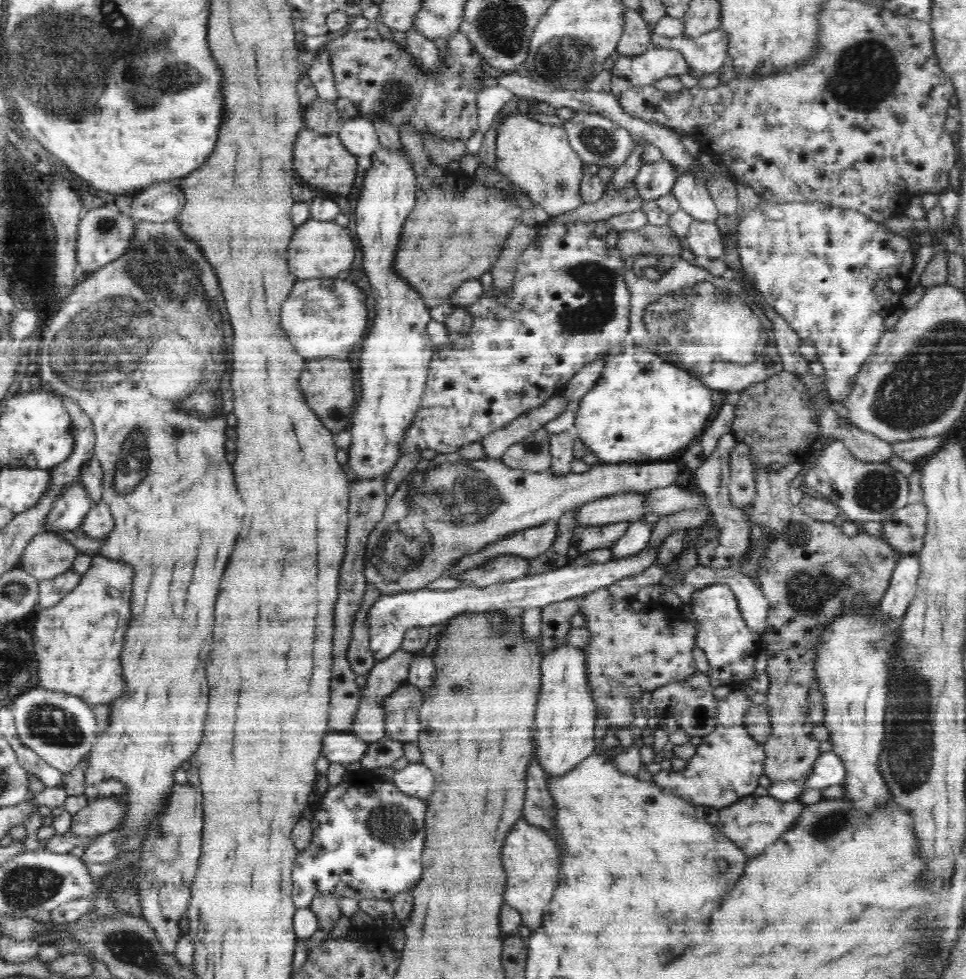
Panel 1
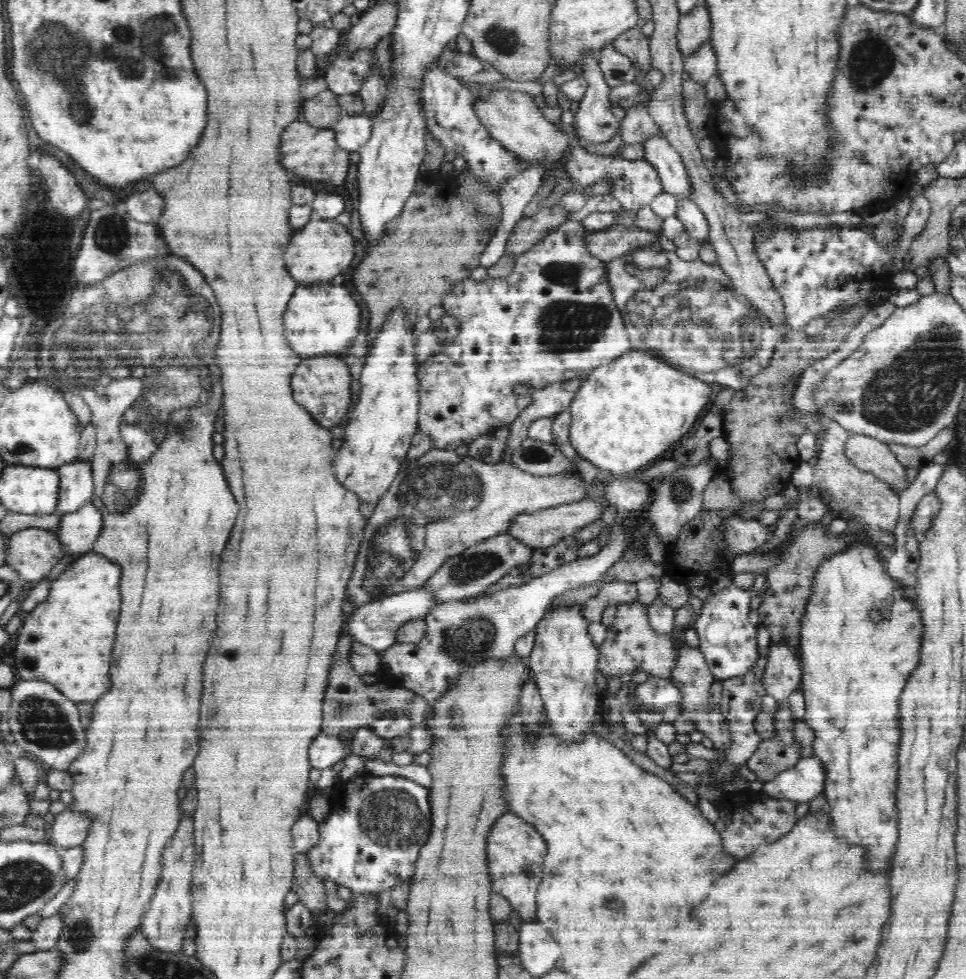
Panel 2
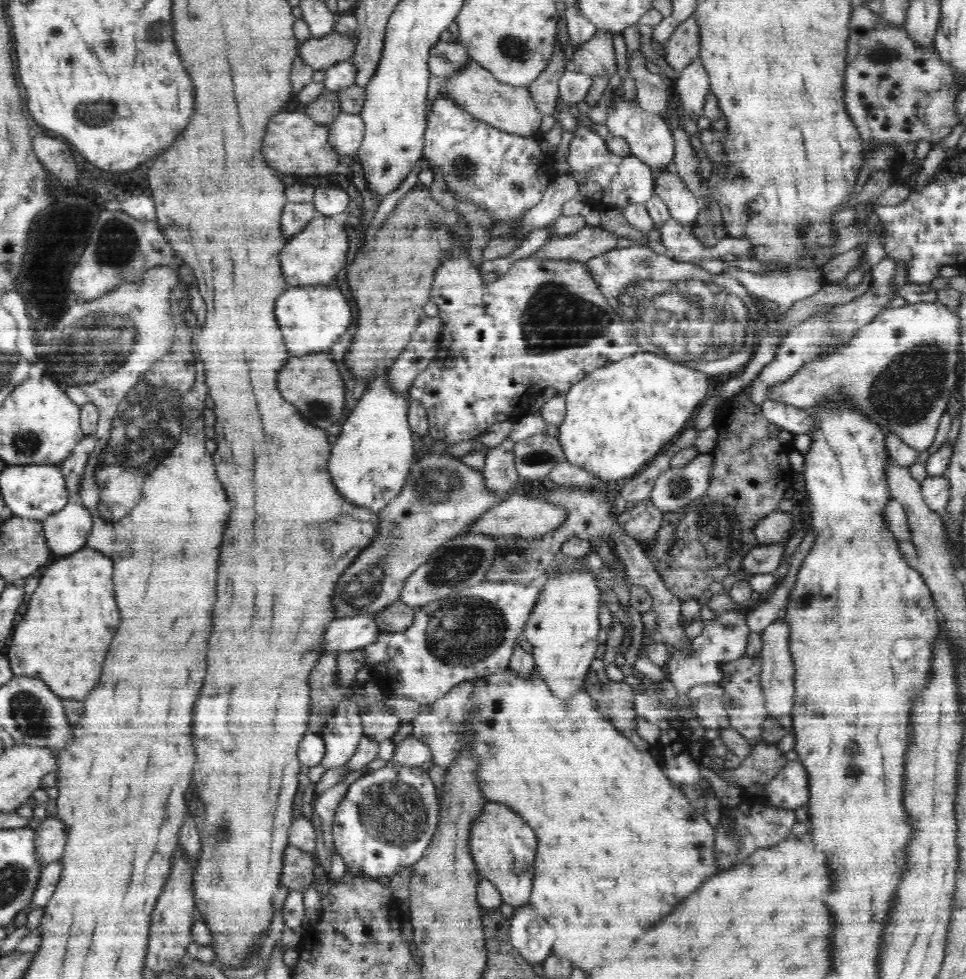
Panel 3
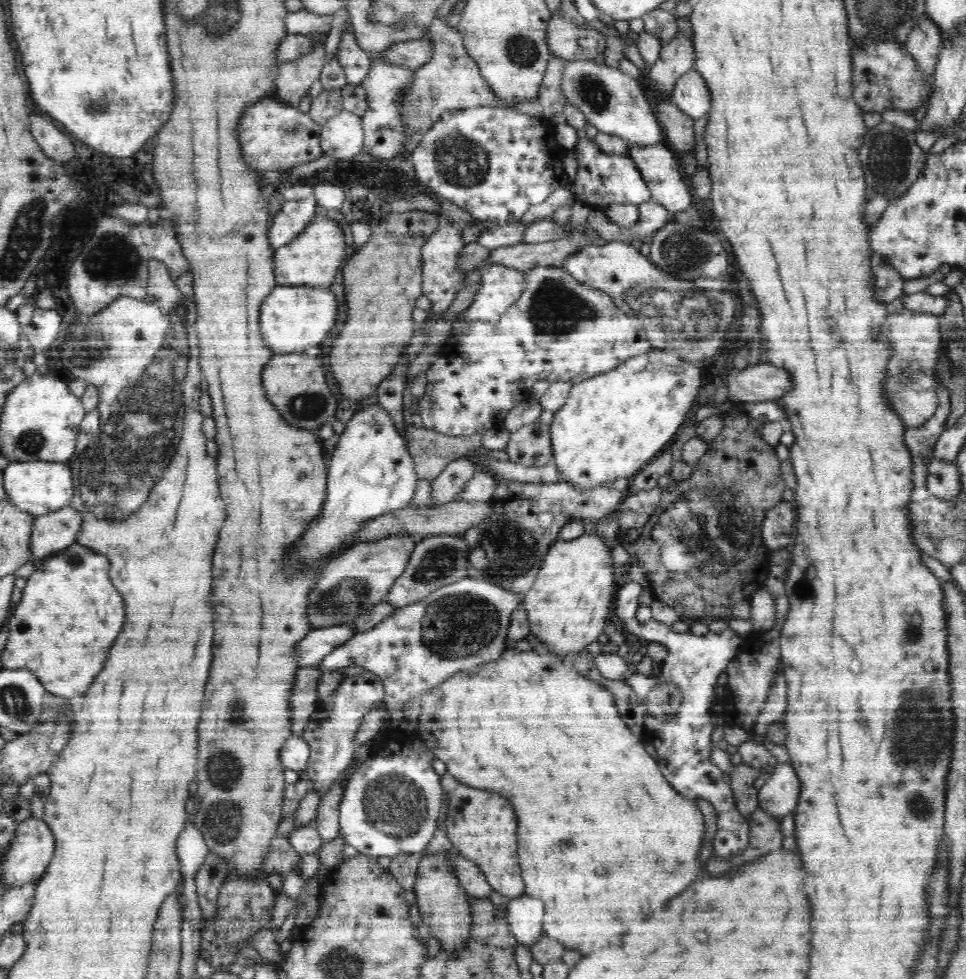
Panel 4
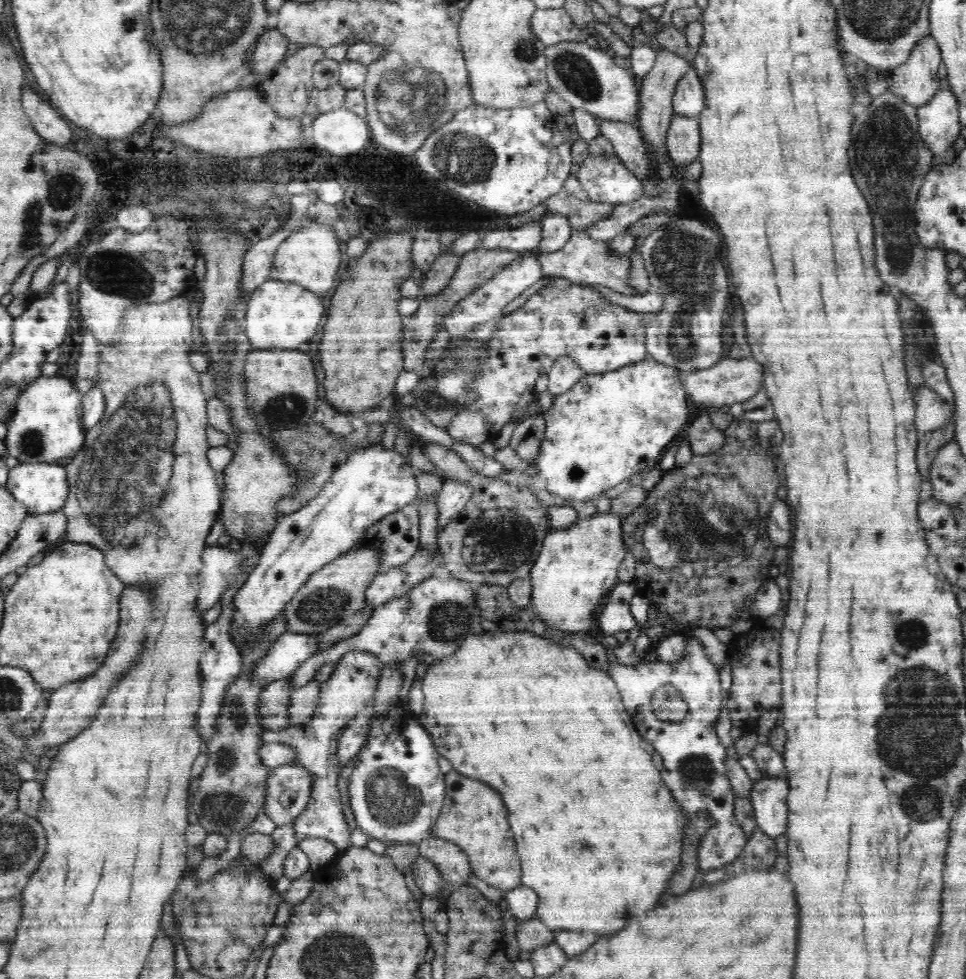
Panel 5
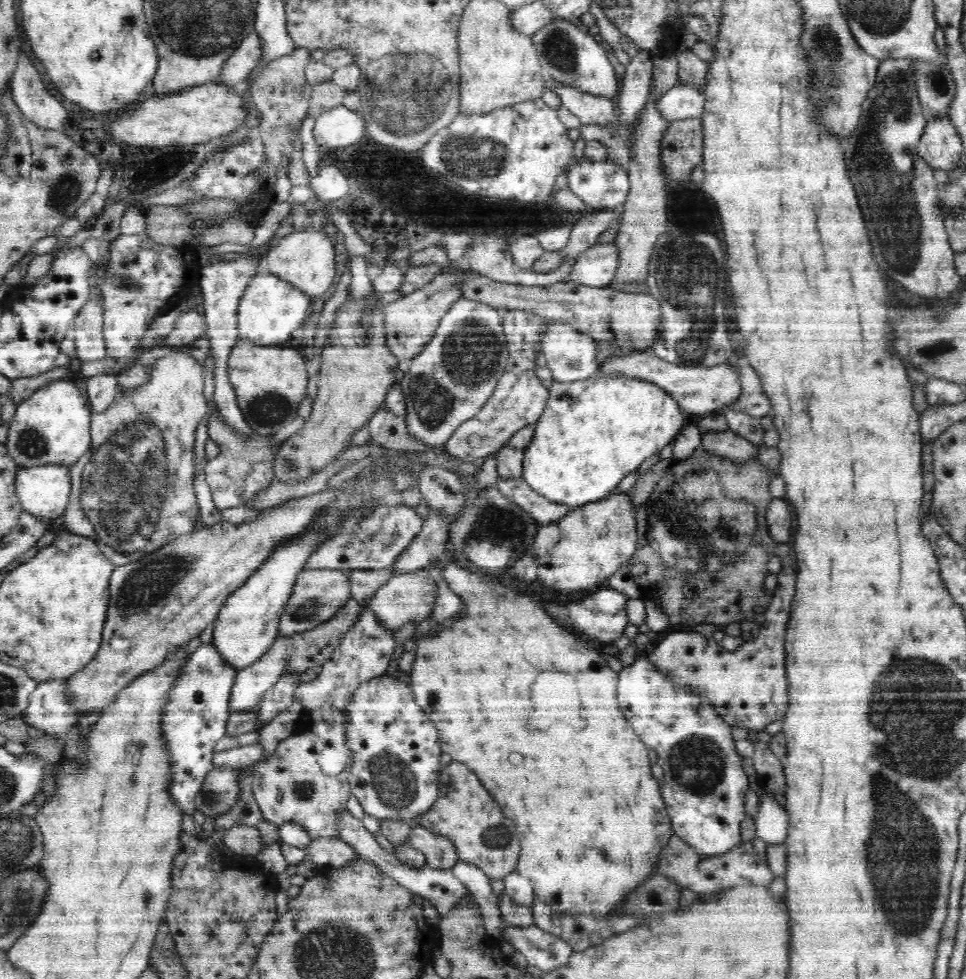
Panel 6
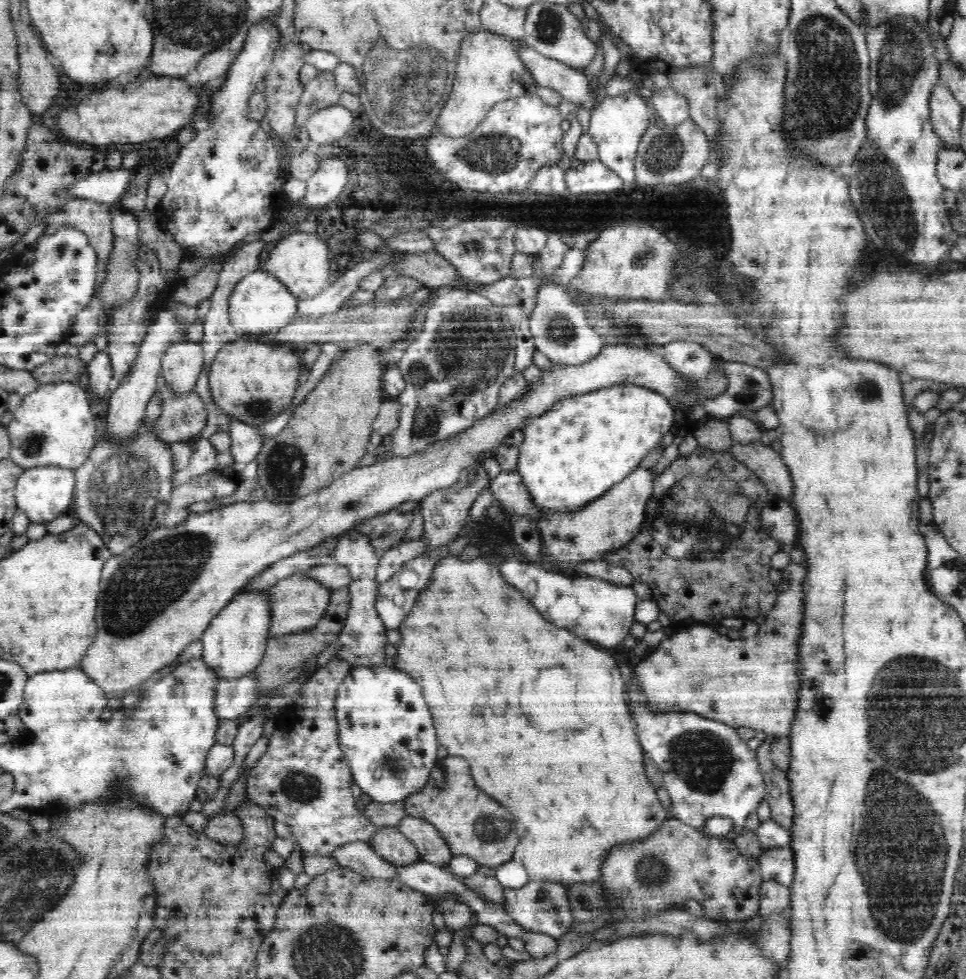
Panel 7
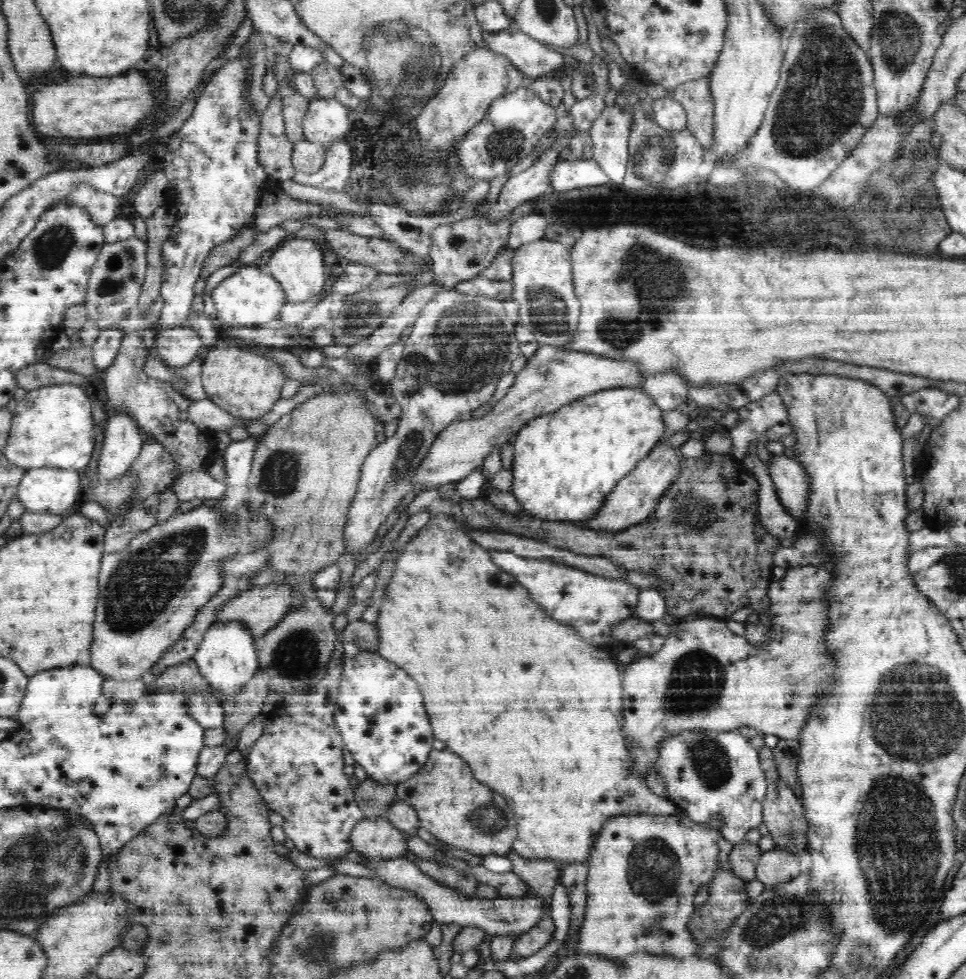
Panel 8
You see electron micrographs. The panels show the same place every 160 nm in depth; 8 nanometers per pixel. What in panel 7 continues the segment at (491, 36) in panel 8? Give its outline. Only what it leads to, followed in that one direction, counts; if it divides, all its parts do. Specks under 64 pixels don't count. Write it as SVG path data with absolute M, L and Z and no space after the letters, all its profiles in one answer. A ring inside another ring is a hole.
M516 40L516 45L539 87L548 87L560 93L560 96L570 100L572 104L582 104L588 110L594 108L592 92L588 84L589 76L577 73L576 70L558 61L549 60L538 54L532 47L527 46L524 40Z

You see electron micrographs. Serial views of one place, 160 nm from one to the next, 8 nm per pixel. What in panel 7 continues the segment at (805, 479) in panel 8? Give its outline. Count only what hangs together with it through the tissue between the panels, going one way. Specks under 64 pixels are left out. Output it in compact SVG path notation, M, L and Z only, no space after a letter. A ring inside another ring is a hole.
M761 441L751 444L734 442L728 452L736 457L741 465L748 466L748 469L764 482L770 493L791 501L794 484L790 470L782 461L780 453L772 450L770 445L765 446Z

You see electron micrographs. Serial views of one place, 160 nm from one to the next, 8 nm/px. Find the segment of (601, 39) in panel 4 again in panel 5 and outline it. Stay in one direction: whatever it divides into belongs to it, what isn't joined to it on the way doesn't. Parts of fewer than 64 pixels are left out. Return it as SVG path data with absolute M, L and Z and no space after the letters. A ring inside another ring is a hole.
M537 8L530 27L545 46L582 40L580 29L564 8Z

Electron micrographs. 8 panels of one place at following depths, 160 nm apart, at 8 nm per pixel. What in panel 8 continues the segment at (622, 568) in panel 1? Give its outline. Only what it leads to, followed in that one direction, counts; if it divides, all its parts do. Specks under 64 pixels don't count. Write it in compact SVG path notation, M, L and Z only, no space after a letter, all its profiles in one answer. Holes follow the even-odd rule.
M210 692L189 693L187 713L204 729L220 727L224 720L224 708Z

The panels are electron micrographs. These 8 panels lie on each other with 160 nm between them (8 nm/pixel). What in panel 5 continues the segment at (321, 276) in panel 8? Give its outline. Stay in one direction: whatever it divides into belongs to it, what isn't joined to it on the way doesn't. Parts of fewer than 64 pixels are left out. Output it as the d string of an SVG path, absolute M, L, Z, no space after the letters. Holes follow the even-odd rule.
M308 222L308 226L305 224L300 230L293 232L278 247L269 278L298 283L314 294L326 294L335 288L334 278L340 268L342 254L338 244L340 244L340 240L330 226Z

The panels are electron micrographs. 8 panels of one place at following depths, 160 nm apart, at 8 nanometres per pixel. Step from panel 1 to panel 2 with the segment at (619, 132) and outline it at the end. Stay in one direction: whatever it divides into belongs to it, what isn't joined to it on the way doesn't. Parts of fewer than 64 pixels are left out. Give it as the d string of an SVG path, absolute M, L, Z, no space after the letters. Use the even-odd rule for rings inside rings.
M589 55L581 65L586 72L581 76L587 80L587 90L574 114L574 125L584 145L606 143L620 130L620 120L610 111L610 85L595 56Z

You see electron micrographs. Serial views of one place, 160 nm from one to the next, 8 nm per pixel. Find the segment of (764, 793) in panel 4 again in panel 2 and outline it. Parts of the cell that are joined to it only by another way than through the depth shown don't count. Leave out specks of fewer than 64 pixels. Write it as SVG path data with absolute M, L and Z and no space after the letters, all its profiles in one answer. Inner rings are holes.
M813 756L803 758L798 764L783 770L774 780L763 783L764 792L778 800L807 802L823 792L824 765Z

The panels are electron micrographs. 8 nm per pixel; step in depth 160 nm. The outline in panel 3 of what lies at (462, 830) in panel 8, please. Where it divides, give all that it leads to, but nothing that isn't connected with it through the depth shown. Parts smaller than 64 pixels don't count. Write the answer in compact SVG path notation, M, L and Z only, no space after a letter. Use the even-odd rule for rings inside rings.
M488 802L484 806L484 818L480 818L480 822L477 819L472 828L474 830L470 836L470 849L481 879L493 884L504 903L518 909L530 905L532 884L535 881L532 880L532 866L538 846L532 828L518 814L508 810L508 806L500 806L494 802Z

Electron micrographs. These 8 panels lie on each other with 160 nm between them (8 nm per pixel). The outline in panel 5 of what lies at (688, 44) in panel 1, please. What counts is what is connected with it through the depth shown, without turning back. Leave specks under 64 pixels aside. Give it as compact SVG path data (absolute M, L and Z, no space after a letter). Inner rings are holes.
M694 68L678 82L672 106L674 115L685 117L696 117L706 108L704 87Z

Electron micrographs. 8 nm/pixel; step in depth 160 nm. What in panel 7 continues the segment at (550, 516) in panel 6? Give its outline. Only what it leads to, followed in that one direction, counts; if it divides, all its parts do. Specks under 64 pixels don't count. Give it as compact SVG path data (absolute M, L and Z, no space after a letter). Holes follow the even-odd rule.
M500 472L500 475L491 480L490 489L492 500L512 514L528 515L536 522L544 514L539 506L533 503L531 494L517 472Z

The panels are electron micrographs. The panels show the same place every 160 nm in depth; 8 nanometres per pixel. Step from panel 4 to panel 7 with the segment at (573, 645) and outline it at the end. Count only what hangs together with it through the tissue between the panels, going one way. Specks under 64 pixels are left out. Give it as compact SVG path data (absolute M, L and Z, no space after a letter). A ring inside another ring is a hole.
M639 467L582 510L555 512L552 516L544 513L536 523L542 538L541 551L549 568L574 570L576 562L604 560L608 554L630 545L643 531L644 510L656 478L653 468Z

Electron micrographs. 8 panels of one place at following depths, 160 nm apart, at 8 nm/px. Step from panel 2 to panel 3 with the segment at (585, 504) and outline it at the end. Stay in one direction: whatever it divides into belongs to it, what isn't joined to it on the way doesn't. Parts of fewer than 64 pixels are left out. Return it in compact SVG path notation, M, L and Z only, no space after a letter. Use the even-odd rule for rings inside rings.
M514 493L482 513L469 529L472 534L490 535L494 538L508 536L521 538L522 541L540 541L554 533L555 528L558 528L566 517L565 508L550 504L546 499L526 498L526 496Z

